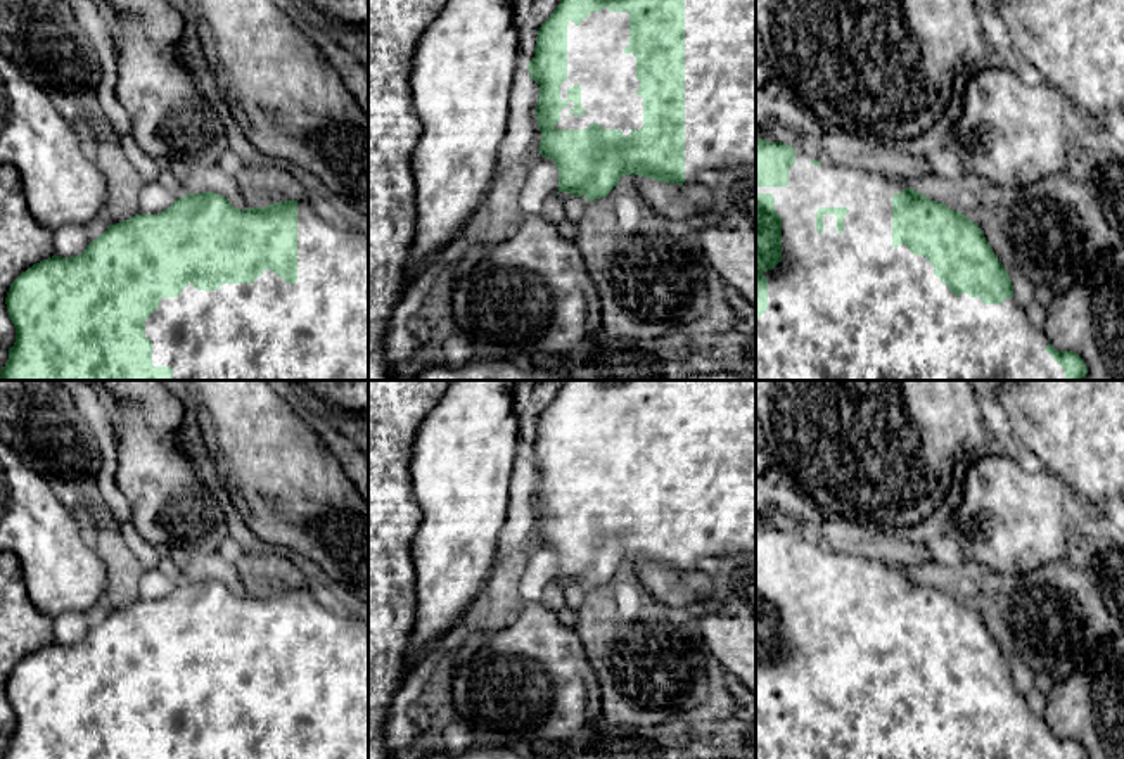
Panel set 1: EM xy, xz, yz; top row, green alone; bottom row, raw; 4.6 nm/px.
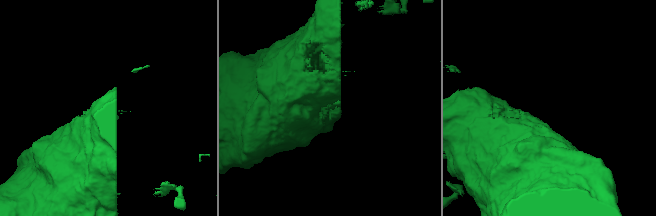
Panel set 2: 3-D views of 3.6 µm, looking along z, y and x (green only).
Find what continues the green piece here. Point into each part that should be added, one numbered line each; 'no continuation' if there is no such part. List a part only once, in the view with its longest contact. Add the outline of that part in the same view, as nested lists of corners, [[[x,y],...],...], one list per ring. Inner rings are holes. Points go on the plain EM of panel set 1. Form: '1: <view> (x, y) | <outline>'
1: xz (595, 436) | [[[604,394],[600,399],[591,399],[576,413],[567,411],[567,467],[560,472],[560,486],[567,491],[560,498],[557,517],[586,517],[598,510],[604,517],[621,517],[624,524],[631,517],[643,513],[643,486],[636,481],[642,470],[636,467],[636,444],[626,441],[629,432],[629,401],[610,399]],[[574,472],[581,475],[581,496],[584,501],[571,501],[574,491],[567,488],[567,477]]]

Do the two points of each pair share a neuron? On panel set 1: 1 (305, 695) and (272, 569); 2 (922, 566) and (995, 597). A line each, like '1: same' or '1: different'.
1: different
2: same

